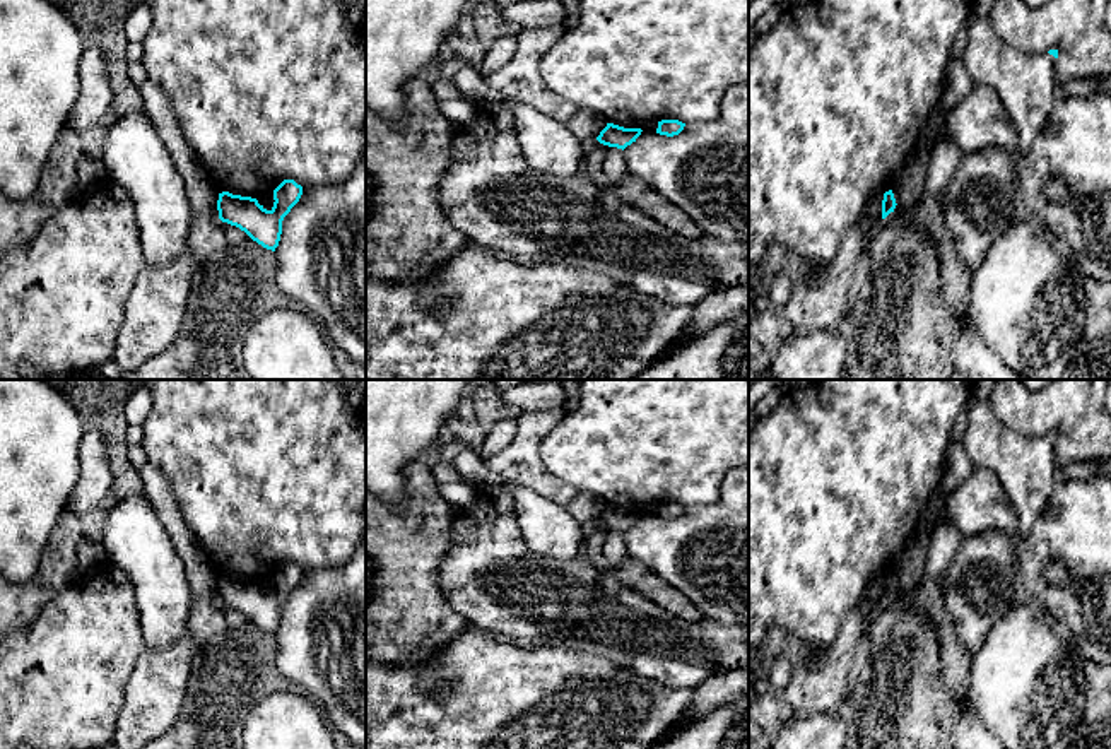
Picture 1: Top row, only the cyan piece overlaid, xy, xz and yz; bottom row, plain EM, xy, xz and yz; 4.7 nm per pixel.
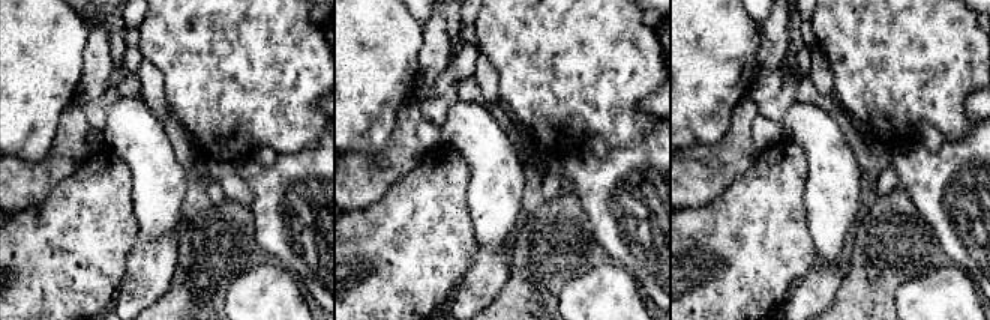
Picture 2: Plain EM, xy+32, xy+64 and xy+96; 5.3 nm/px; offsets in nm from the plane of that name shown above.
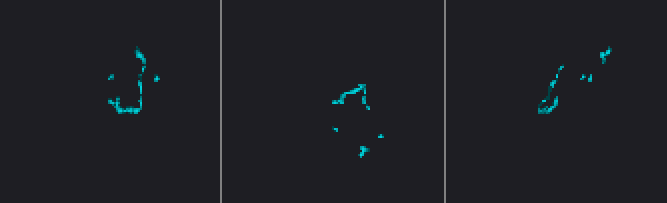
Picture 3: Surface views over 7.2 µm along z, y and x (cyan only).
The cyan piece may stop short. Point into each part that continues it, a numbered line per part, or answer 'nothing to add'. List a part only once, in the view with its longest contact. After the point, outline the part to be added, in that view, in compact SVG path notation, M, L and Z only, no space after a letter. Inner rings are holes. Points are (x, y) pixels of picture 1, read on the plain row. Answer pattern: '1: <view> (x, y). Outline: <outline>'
1: yz (1026, 467). Outline: M969 400L964 450L976 469L988 469L996 477L1017 515L1017 535L1029 535L1058 486L1055 448L1049 436L1027 438L1007 428L988 402Z

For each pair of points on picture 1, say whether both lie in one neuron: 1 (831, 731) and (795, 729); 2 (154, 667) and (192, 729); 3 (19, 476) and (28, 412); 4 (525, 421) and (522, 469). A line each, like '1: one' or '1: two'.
1: one
2: two
3: one
4: one

